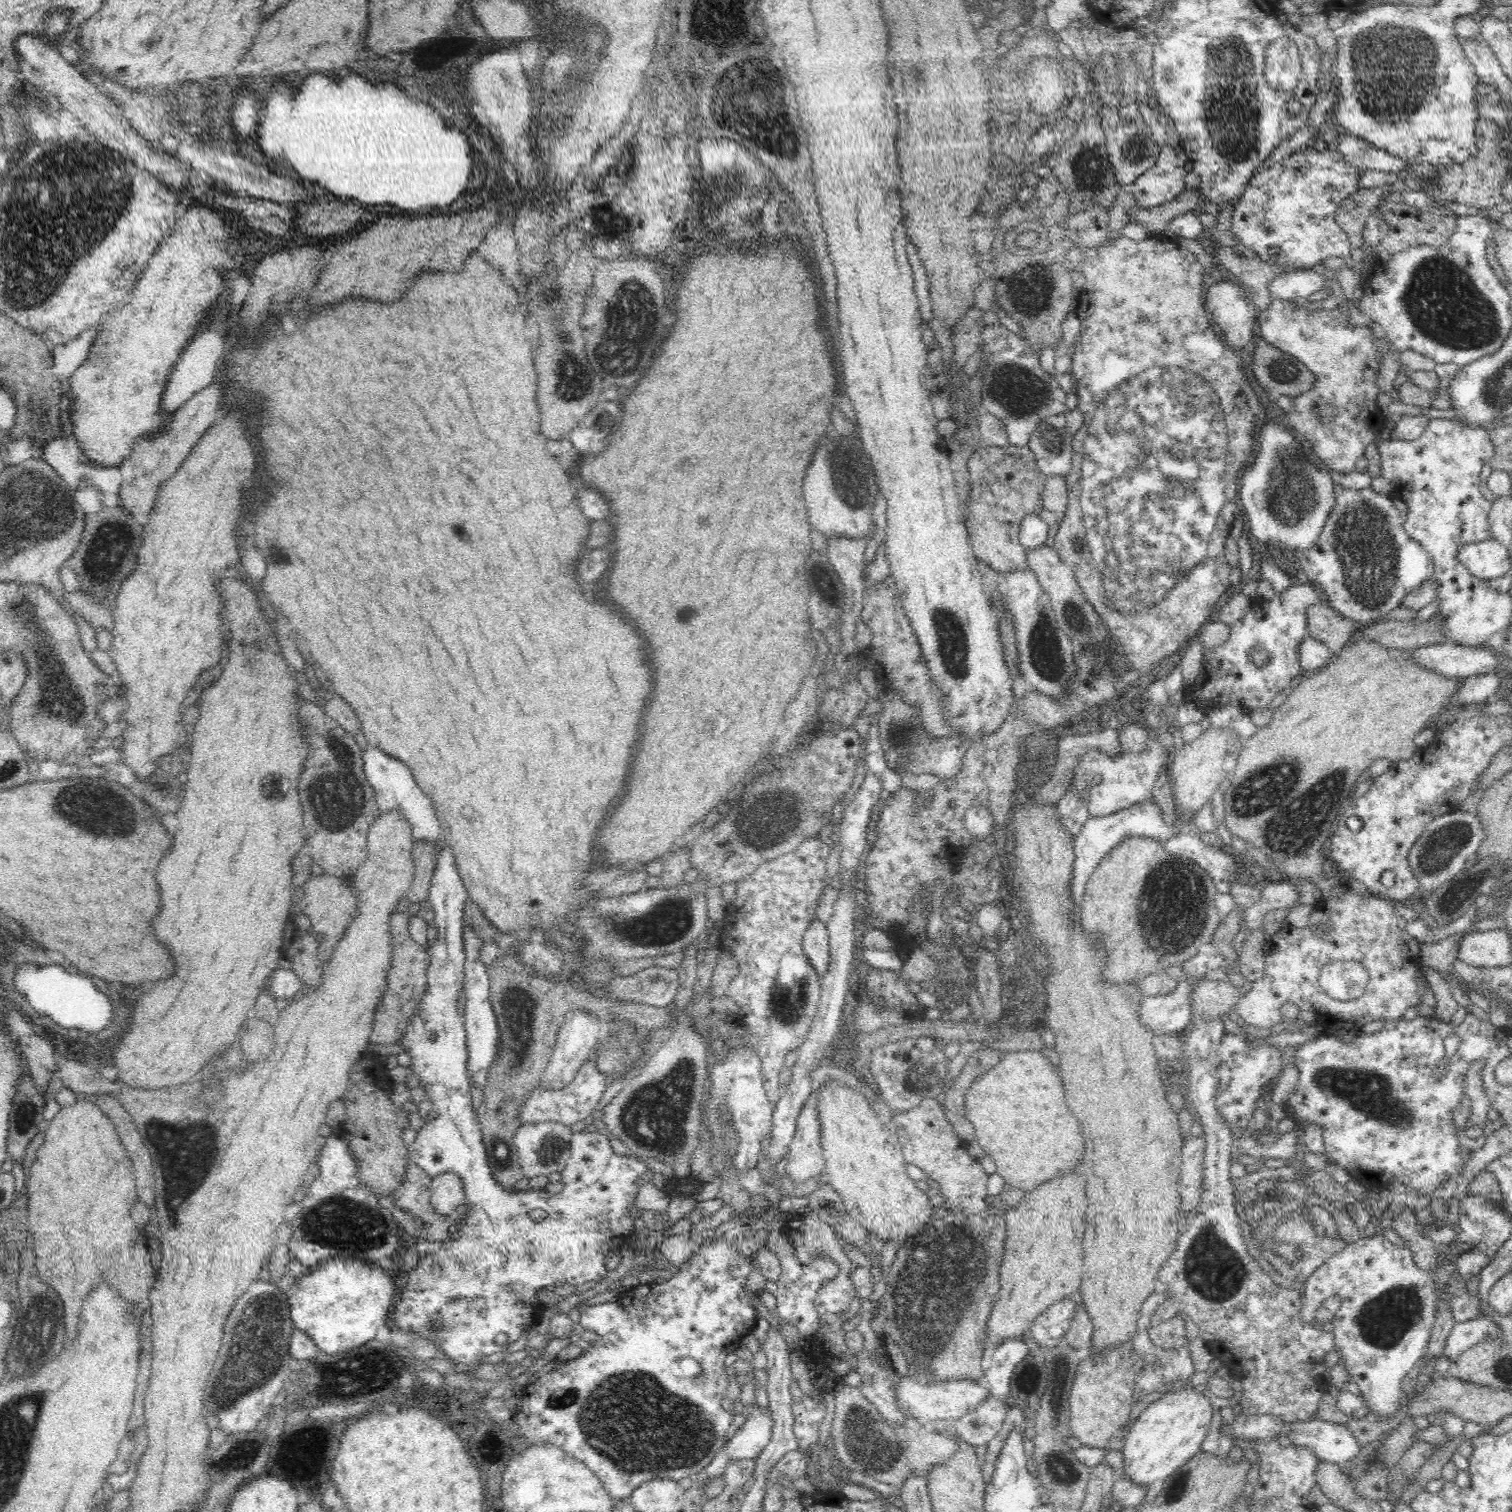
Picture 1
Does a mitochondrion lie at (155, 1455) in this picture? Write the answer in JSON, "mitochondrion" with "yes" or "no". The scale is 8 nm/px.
{"mitochondrion":"no"}

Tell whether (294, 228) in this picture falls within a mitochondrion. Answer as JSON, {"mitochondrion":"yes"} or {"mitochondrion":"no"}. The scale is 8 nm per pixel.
{"mitochondrion":"no"}

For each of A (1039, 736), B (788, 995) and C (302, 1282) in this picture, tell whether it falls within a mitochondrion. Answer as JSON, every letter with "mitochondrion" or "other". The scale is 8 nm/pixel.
{"A":"other","B":"mitochondrion","C":"other"}

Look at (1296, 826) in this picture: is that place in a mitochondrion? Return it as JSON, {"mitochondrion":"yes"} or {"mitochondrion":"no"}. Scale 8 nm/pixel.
{"mitochondrion":"yes"}

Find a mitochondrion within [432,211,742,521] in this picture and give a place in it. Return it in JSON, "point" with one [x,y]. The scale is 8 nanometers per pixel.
{"point":[625,330]}

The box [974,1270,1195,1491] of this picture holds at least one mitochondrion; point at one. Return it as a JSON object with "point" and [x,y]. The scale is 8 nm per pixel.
{"point":[1059,1468]}

